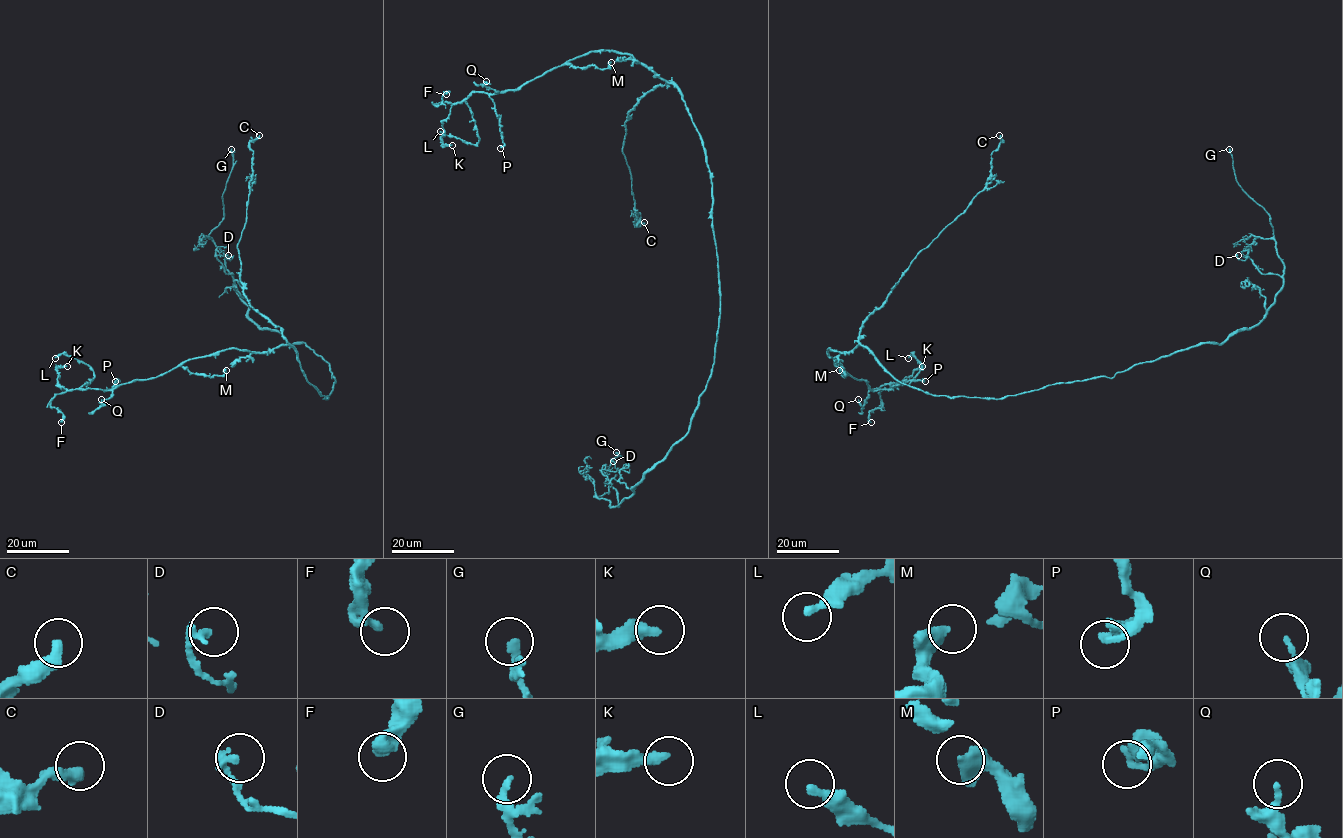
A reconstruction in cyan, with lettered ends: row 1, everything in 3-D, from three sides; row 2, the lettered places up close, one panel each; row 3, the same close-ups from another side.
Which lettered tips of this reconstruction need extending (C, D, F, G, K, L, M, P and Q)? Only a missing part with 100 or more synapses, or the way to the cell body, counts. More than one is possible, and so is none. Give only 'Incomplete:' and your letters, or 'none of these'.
Incomplete: G

